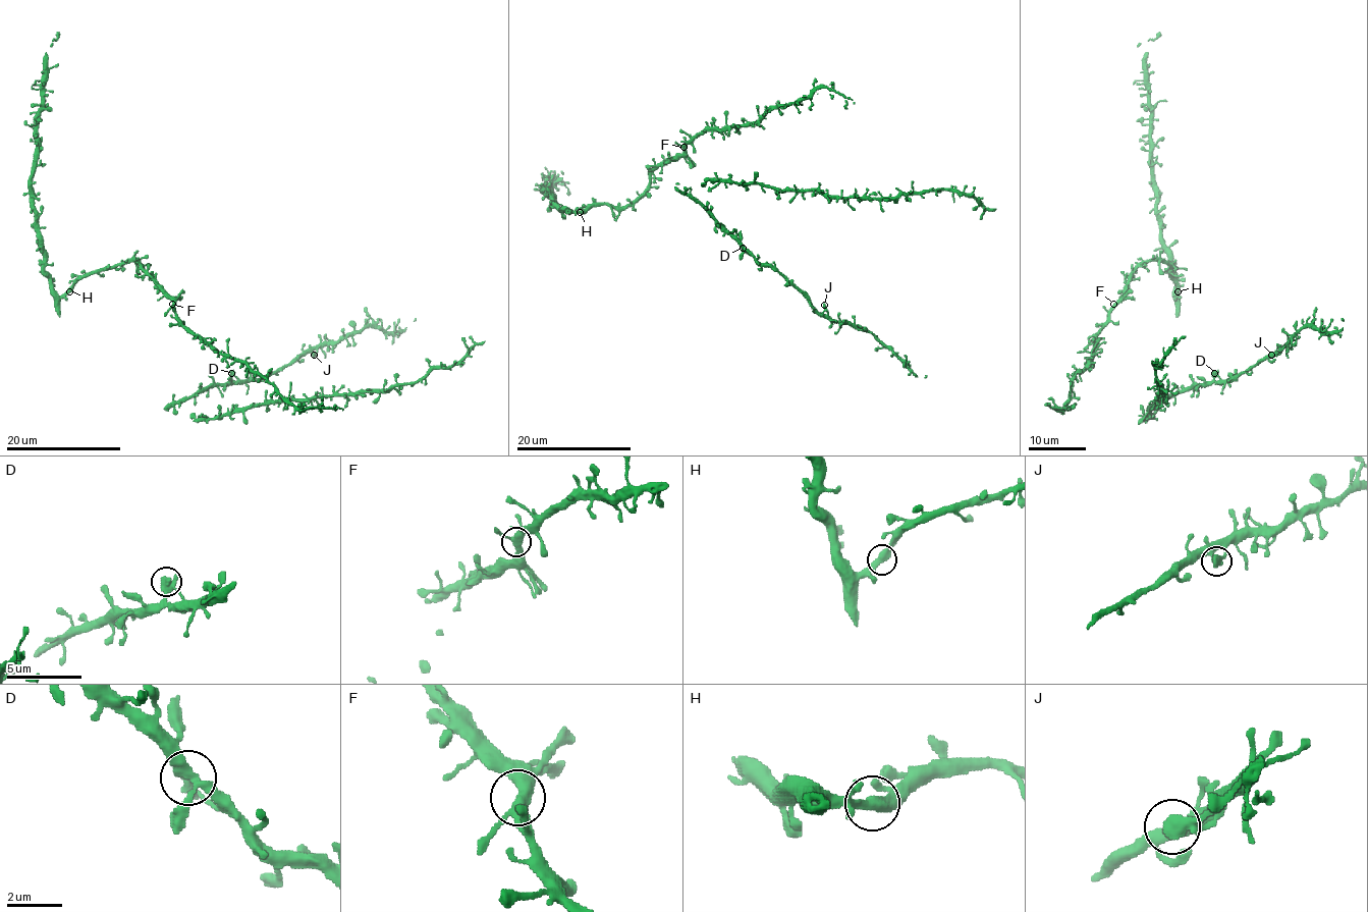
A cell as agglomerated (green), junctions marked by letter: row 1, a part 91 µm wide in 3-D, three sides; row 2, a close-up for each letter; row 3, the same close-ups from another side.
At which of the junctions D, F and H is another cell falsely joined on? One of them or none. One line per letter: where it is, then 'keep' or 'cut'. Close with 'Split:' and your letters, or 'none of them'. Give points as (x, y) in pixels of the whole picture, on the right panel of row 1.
D: (1214, 373) | keep
F: (1113, 304) | keep
H: (1178, 291) | keep
Split: none of them

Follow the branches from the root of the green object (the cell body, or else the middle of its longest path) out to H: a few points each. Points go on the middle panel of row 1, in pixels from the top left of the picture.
H: (685, 149), (676, 157), (662, 161), (652, 171), (649, 188), (627, 205), (592, 205), (580, 212)

